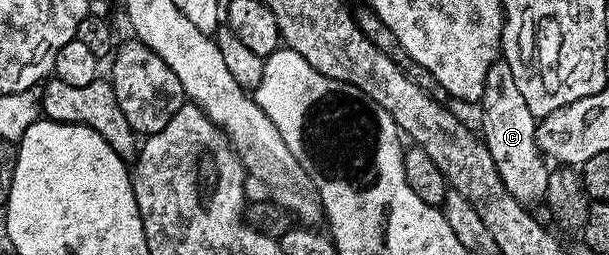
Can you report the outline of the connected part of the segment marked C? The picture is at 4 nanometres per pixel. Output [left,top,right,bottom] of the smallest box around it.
[479,60,550,204]

